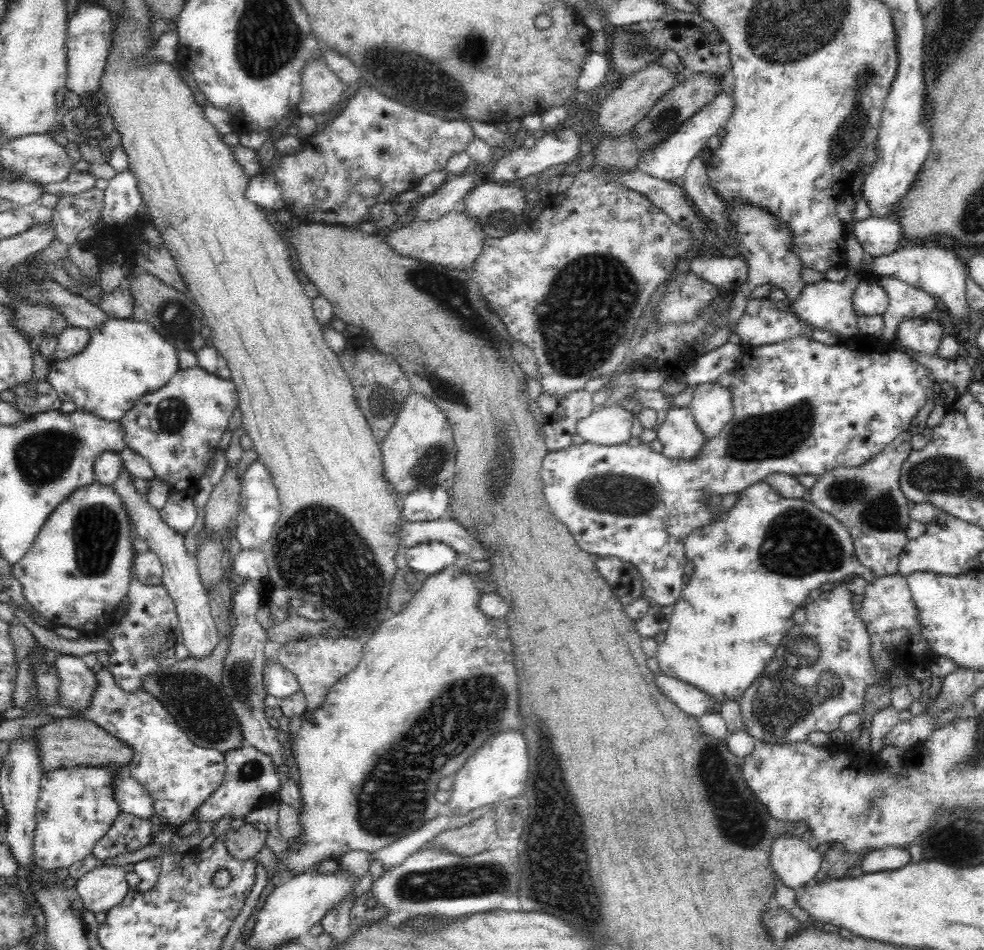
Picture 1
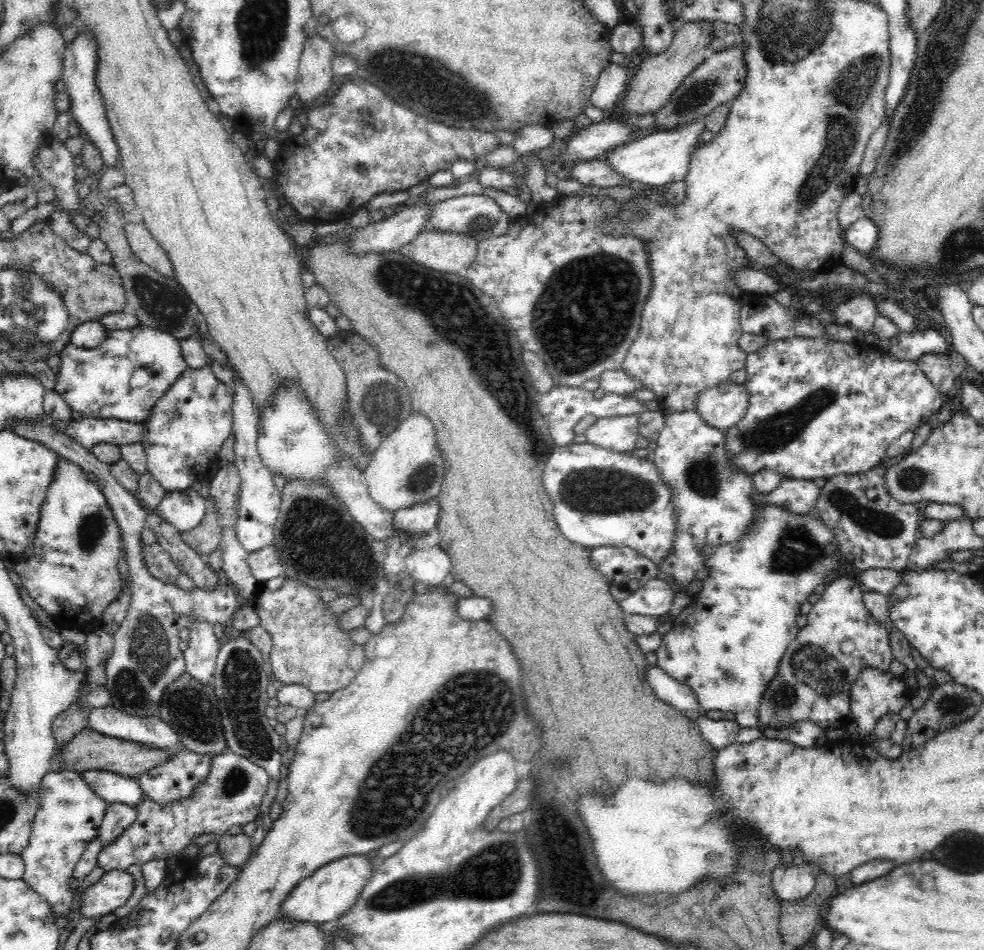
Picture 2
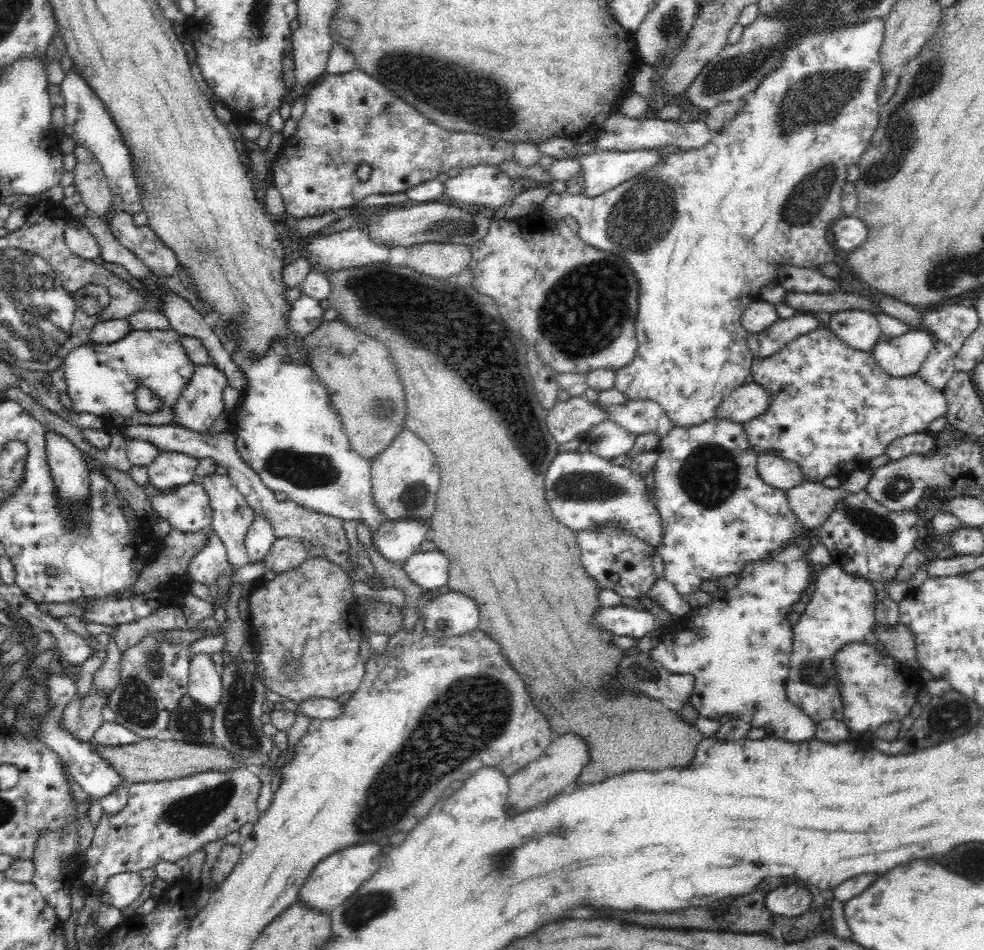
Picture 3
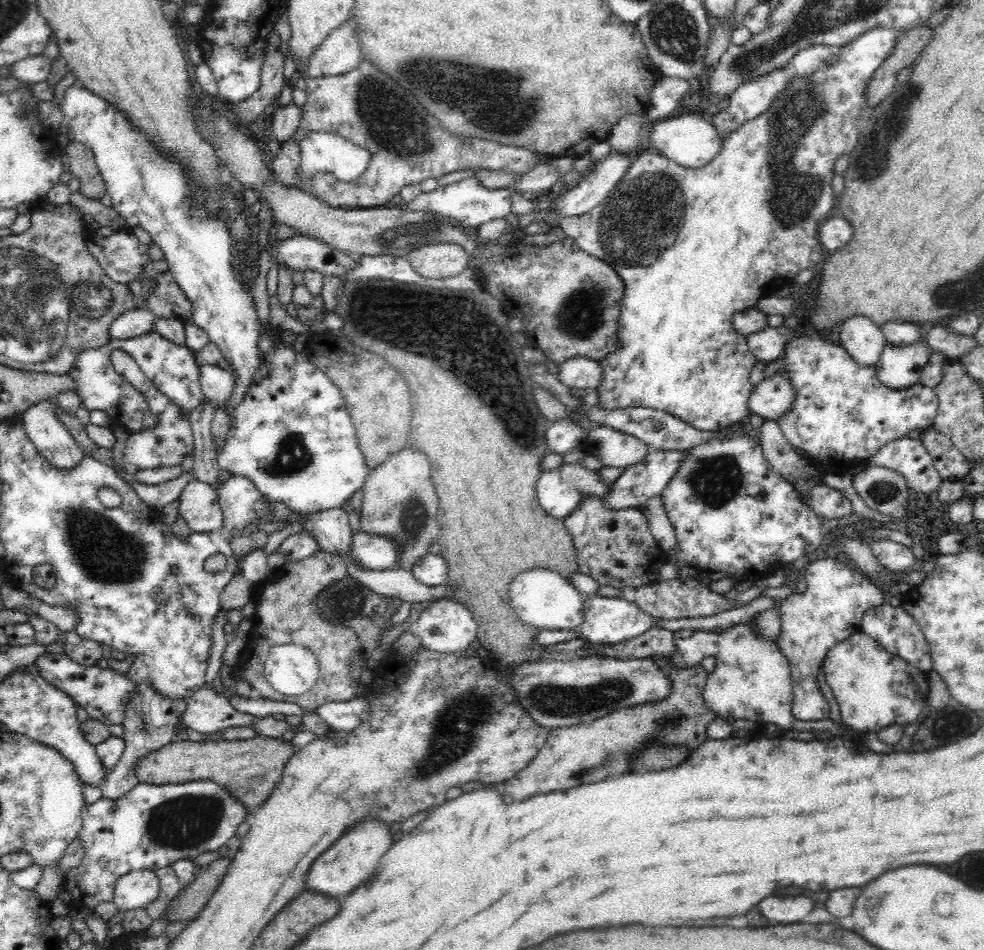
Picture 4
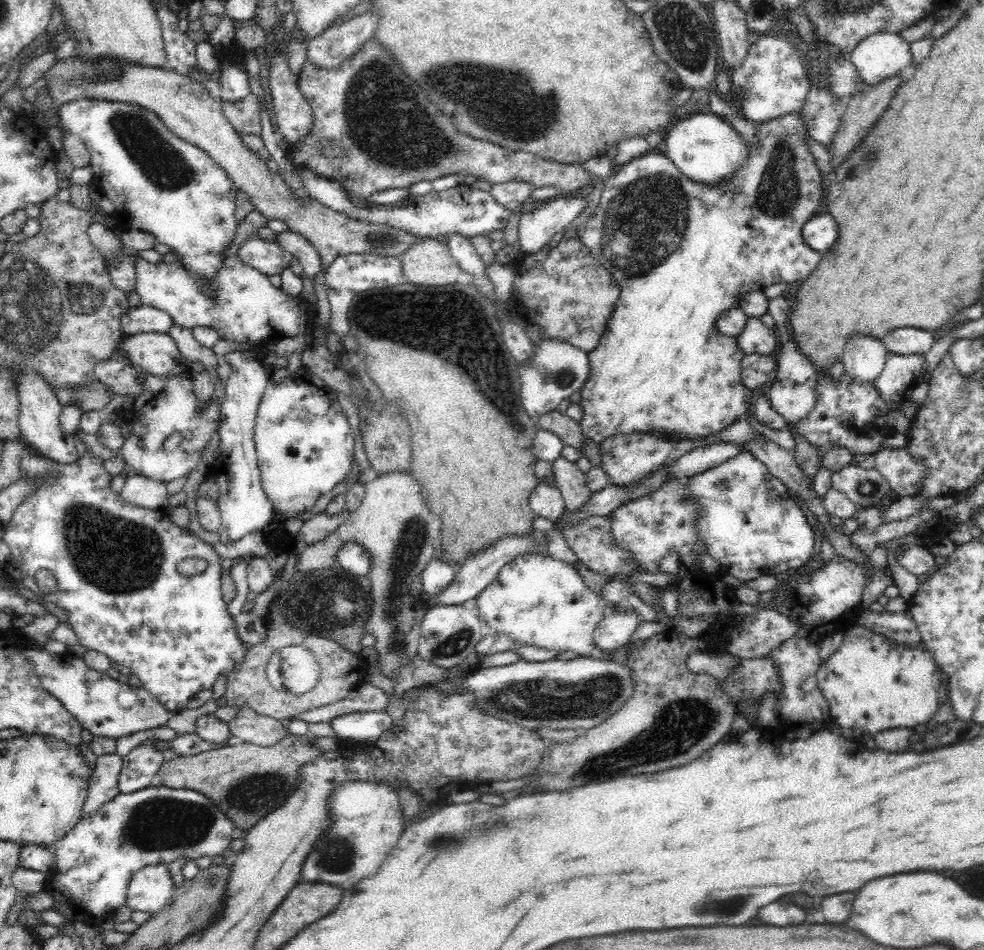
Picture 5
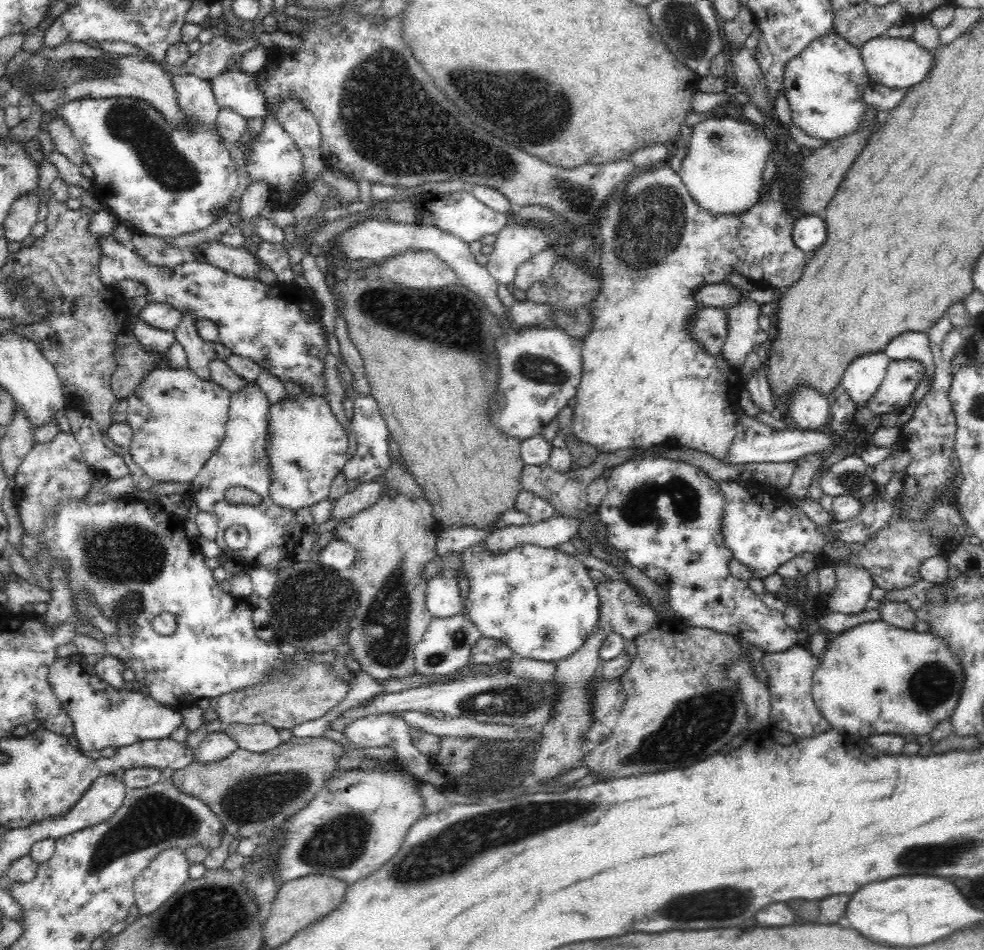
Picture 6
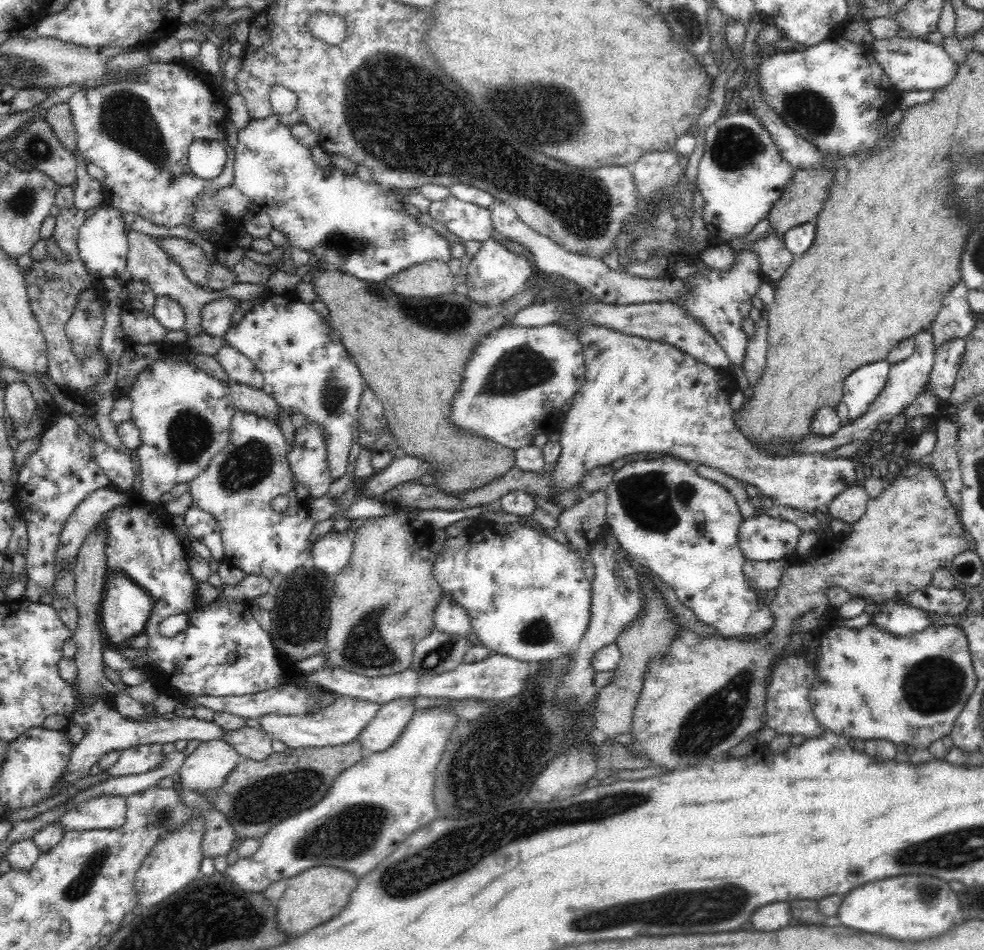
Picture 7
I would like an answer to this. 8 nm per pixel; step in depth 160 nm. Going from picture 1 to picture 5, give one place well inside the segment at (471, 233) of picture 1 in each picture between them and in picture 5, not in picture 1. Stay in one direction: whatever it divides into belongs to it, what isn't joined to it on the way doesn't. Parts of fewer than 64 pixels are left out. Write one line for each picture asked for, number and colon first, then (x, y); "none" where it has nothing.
2: (443, 251)
3: (437, 260)
4: (445, 260)
5: (427, 262)

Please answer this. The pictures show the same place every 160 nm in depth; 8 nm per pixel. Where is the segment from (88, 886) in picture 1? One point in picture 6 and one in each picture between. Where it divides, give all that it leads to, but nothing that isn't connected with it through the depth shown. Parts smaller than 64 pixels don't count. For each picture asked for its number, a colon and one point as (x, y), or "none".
2: (113, 889)
3: (122, 889)
4: (137, 889)
5: (150, 889)
6: (168, 871)

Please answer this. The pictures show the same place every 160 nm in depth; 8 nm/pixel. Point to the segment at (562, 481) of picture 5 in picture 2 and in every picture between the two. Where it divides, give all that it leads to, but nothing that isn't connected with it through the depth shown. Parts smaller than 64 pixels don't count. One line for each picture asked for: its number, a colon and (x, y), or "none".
2: (626, 570)
3: (616, 559)
4: (615, 548)

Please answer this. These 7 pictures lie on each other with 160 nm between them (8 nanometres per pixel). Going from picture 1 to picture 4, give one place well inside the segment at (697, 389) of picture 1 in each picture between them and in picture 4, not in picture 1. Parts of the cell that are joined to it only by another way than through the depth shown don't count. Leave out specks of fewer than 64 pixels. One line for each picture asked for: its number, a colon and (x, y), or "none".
2: (722, 407)
3: (744, 404)
4: (775, 395)

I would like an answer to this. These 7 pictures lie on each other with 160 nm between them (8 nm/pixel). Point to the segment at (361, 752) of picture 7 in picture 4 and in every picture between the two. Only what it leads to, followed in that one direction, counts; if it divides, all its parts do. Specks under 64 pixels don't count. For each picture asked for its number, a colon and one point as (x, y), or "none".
4: (251, 769)
5: (246, 782)
6: (251, 794)

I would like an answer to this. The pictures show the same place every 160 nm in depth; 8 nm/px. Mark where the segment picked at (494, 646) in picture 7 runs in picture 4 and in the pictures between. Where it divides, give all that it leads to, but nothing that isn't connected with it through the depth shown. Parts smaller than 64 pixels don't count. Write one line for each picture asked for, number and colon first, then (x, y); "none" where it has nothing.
4: (541, 598)
5: (541, 601)
6: (540, 602)

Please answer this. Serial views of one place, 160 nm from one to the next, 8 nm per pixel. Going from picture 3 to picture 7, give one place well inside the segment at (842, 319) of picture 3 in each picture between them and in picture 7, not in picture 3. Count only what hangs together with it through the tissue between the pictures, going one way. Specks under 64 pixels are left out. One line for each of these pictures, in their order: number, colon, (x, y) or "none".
4: (864, 341)
5: (863, 358)
6: (862, 377)
7: (861, 388)

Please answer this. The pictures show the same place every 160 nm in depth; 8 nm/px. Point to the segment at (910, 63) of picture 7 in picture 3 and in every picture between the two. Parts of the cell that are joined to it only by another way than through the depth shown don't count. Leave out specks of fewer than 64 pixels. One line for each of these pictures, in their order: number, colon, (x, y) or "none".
3: (703, 231)
4: (692, 247)
5: (879, 56)
6: (896, 62)

